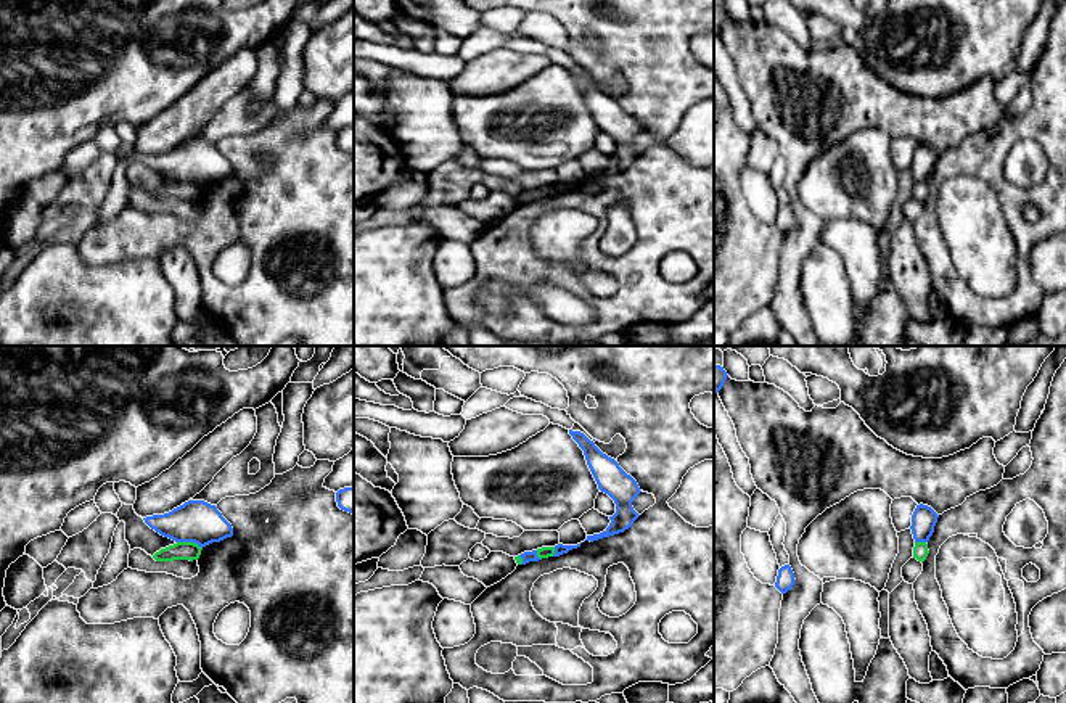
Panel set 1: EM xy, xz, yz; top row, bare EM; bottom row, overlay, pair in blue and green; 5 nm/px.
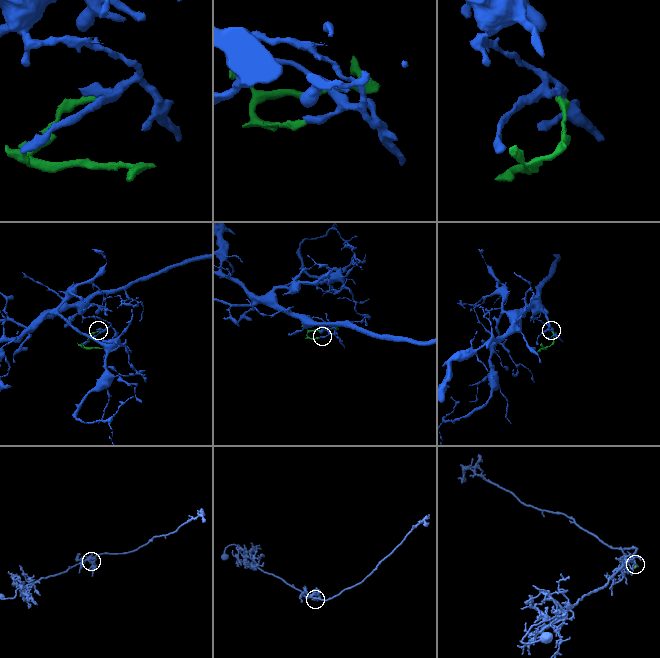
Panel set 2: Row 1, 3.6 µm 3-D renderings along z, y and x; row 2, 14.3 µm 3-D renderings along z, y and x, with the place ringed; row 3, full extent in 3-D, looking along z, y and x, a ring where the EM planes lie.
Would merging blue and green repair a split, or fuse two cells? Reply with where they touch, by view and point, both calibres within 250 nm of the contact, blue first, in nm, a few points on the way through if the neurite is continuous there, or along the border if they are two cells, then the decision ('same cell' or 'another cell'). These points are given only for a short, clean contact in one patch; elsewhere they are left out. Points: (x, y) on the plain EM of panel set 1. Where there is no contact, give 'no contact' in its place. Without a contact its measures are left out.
meets blue in xy at (190, 180); 220 nm thick on the blue side, 100 nm on the other; another cell

